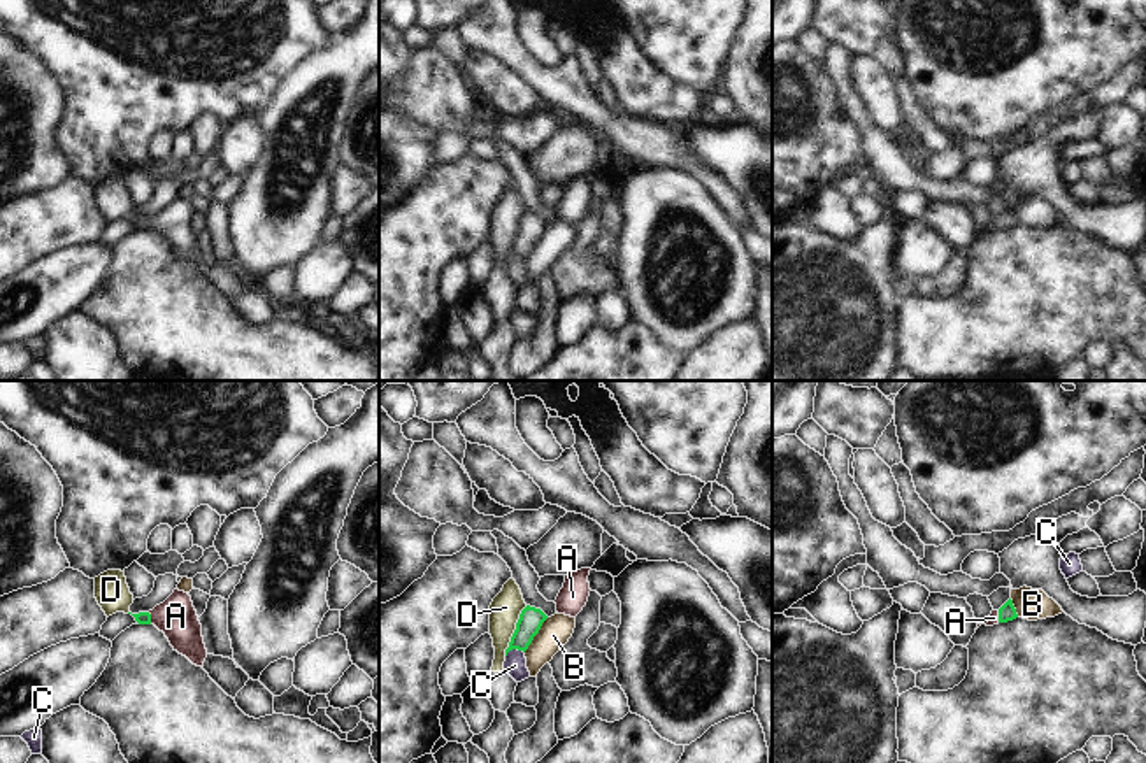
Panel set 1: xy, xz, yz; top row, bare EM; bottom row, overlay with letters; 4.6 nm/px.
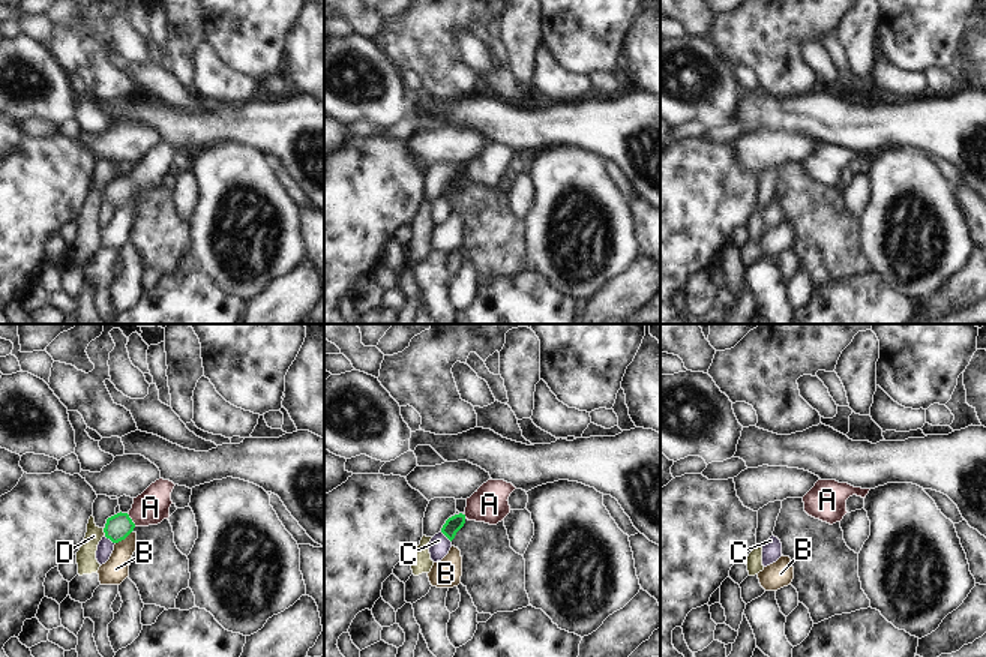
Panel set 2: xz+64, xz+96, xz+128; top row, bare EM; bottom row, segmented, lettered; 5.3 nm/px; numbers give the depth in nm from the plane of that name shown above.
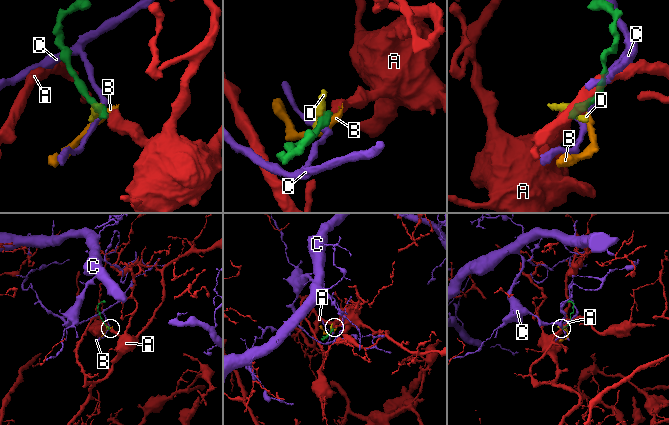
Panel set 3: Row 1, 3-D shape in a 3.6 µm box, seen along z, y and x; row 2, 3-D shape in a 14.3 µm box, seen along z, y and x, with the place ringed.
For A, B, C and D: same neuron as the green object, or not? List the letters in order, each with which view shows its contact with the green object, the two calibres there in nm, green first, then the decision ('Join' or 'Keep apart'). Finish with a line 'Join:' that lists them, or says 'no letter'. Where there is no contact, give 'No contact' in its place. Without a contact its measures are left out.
A: Touches green in xy. Thickness 60 nm (green) against 180 nm. Join
B: Touches green in xz. Thickness 110 nm (green) against 140 nm. Keep apart
C: Touches green in xz. Thickness 110 nm (green) against 100 nm. Keep apart
D: Touches green in xz. Thickness 110 nm (green) against 140 nm. Keep apart
Join: A

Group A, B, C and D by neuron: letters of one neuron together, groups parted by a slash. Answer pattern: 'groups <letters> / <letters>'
groups A / B / C / D

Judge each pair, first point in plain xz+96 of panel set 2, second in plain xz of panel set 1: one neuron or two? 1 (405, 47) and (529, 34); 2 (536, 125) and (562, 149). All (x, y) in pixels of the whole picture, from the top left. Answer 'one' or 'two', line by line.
1: two
2: two

